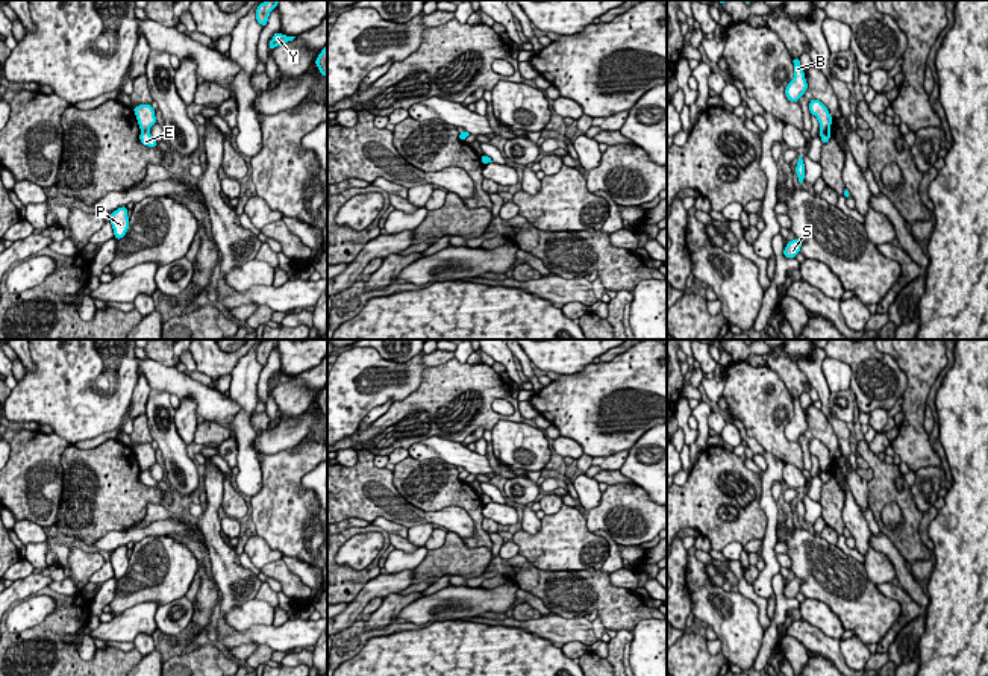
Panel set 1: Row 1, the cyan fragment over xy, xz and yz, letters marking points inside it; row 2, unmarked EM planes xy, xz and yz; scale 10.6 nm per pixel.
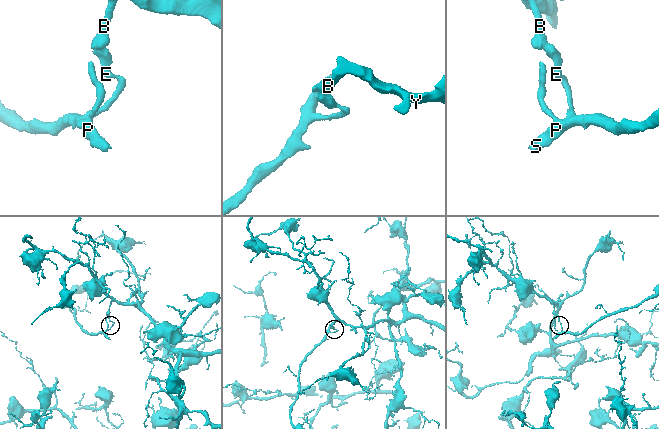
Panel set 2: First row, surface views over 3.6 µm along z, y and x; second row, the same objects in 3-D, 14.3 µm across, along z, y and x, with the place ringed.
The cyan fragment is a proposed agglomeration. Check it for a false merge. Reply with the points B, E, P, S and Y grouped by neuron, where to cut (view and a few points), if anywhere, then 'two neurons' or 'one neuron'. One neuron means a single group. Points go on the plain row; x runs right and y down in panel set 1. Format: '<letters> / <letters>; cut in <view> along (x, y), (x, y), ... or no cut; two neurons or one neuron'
B Y / E P S; cut in xy along (147, 469), (141, 472); two neurons

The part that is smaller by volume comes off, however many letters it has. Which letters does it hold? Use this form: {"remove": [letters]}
{"remove": ["E", "P", "S"]}

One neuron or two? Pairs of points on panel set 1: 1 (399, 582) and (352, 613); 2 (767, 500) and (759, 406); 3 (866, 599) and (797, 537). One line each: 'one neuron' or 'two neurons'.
1: one neuron
2: two neurons
3: one neuron

